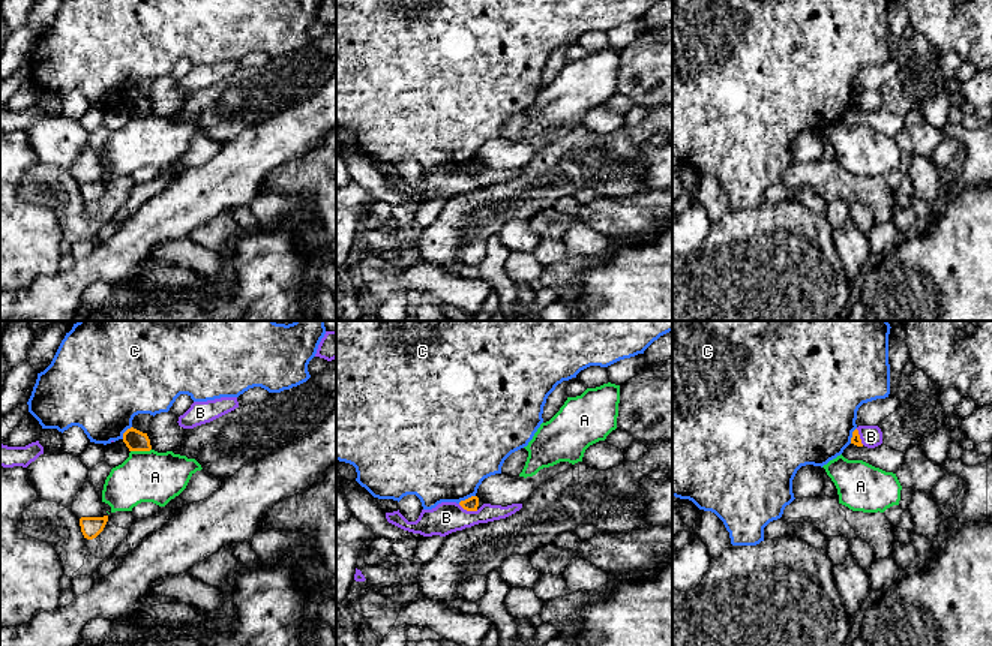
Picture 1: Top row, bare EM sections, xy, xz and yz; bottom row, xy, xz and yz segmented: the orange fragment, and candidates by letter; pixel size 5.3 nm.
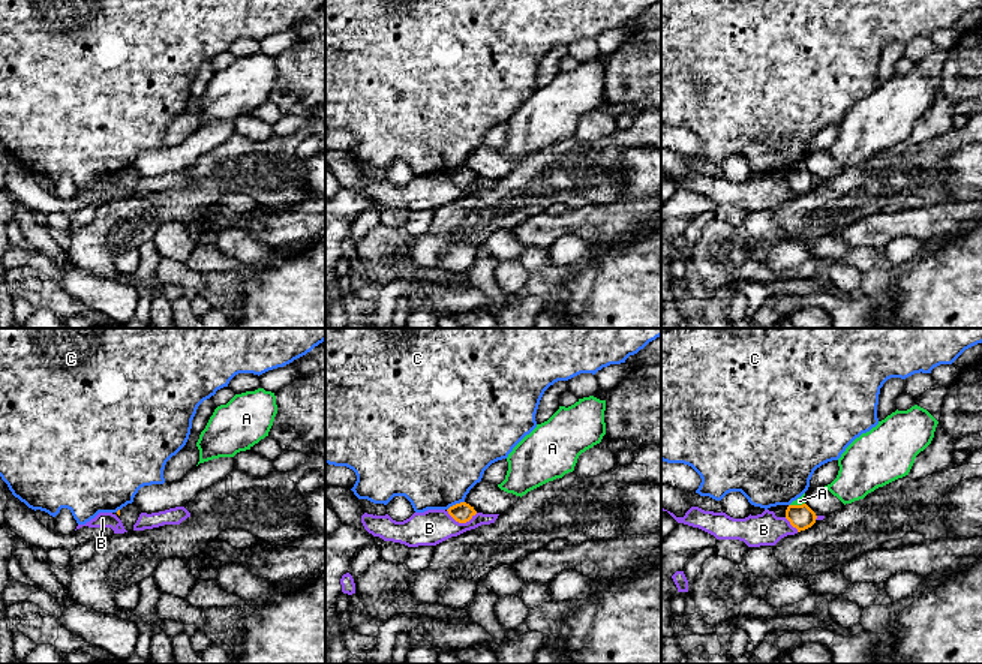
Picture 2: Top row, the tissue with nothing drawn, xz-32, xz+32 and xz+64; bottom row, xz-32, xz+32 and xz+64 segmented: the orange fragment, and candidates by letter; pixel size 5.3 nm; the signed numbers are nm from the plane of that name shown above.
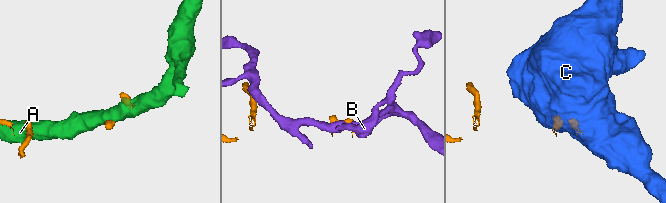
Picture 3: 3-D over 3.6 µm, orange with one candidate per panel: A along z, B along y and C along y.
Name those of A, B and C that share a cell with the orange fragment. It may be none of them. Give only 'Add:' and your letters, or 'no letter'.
Add: no letter

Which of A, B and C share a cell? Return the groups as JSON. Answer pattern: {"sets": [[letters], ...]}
{"sets": [["A"], ["B"], ["C"]]}

